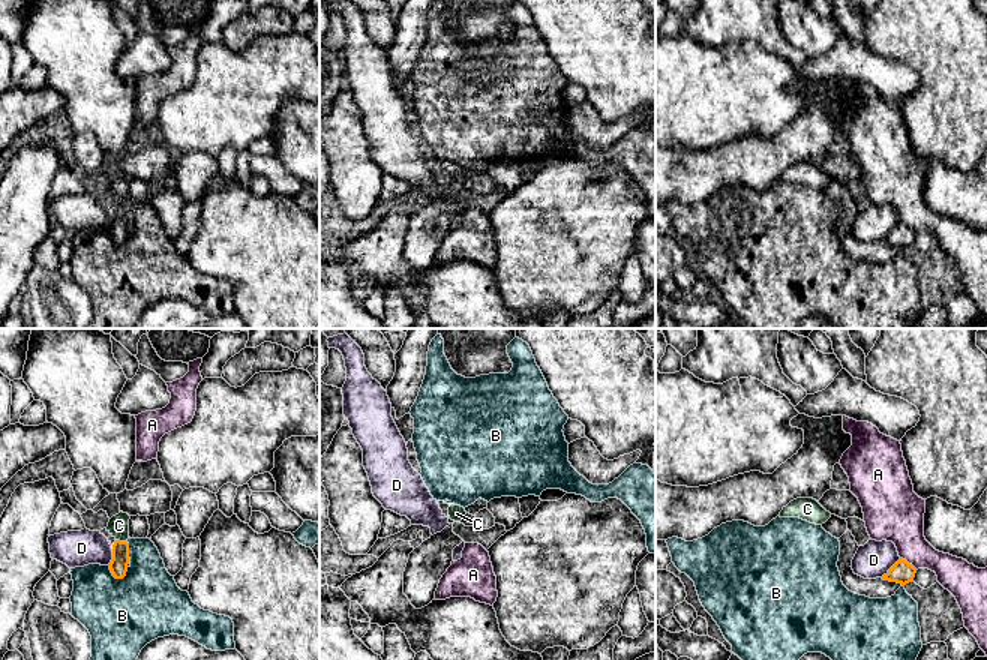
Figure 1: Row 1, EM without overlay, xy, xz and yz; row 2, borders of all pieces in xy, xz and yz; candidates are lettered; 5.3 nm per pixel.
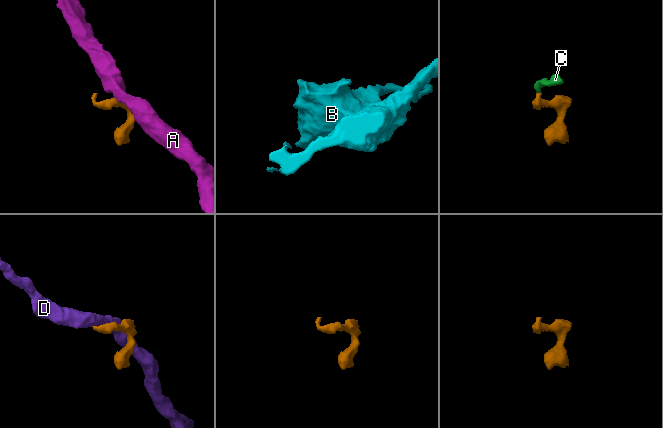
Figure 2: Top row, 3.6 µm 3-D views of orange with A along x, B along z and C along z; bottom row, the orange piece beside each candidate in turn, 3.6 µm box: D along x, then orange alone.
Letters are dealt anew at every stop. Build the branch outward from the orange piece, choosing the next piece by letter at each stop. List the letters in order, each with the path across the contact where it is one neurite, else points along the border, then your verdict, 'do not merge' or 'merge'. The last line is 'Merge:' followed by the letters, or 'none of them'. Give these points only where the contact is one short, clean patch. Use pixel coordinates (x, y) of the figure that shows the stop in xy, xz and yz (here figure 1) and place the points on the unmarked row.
A: along yz (900, 221), (917, 233) | do not merge
B: do not merge
C: across xy (120, 213), (122, 206), (119, 189) | merge
D: do not merge
Merge: C

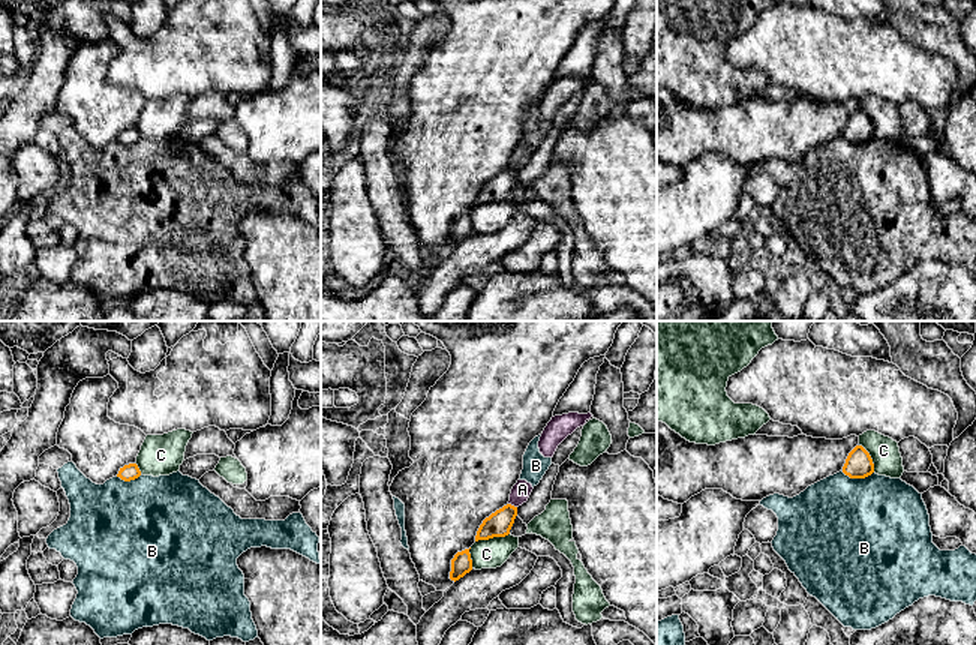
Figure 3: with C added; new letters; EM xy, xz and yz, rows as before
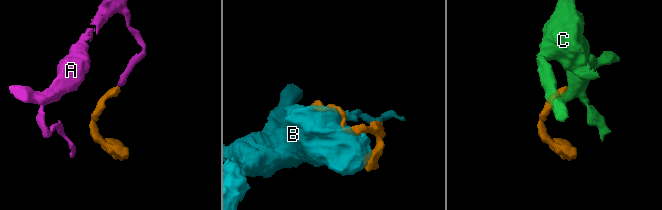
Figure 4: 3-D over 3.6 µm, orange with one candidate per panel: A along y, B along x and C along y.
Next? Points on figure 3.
A: along xz (508, 167), (516, 171) | do not merge
B: do not merge
C: along xz (508, 197), (476, 206) | do not merge
Merge: none of them

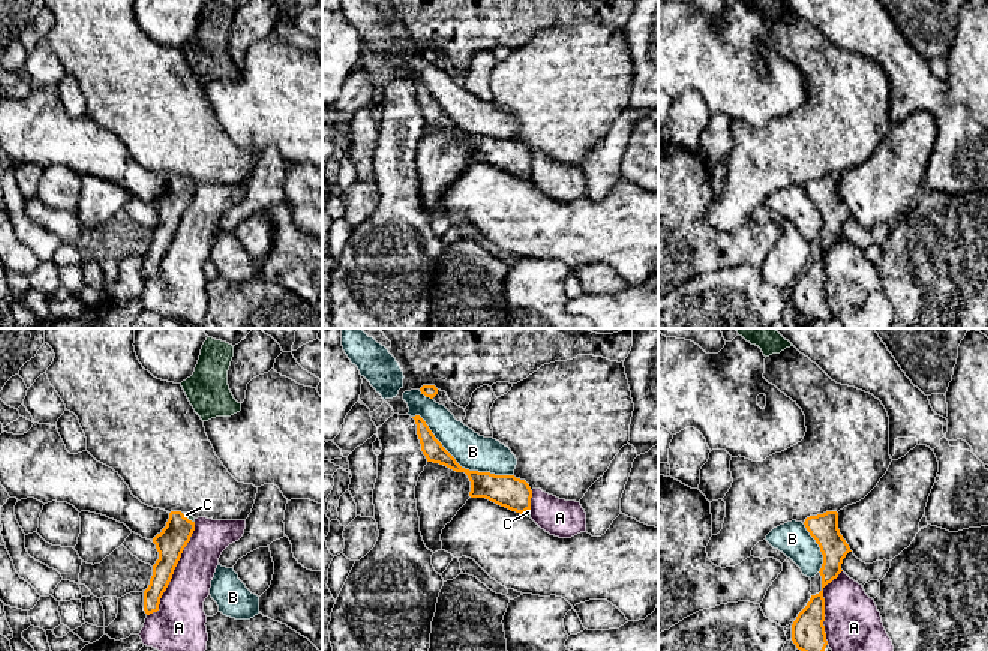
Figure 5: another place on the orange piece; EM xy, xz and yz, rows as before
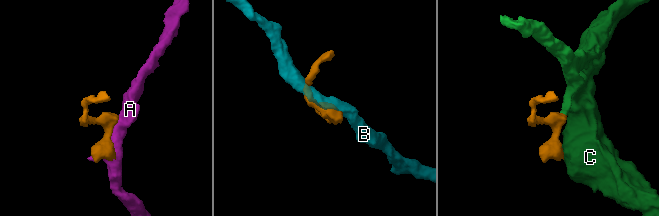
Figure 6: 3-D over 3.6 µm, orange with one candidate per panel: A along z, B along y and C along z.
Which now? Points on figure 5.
A: do not merge
B: do not merge
C: across xy (174, 201), (186, 182), (186, 179) | merge
Merge: C

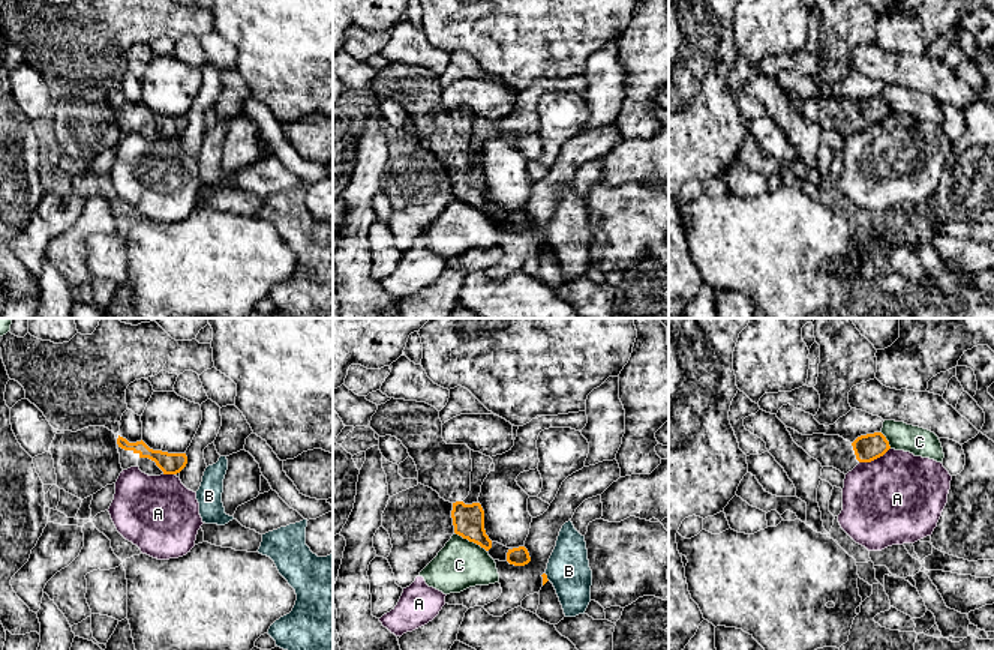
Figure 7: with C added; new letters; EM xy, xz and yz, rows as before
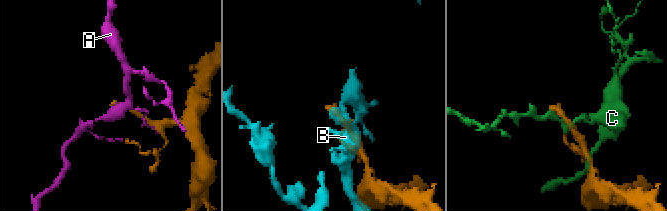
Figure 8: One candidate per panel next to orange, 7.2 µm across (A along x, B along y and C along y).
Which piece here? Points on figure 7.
A: do not merge
B: do not merge
C: do not merge
Merge: none of them

